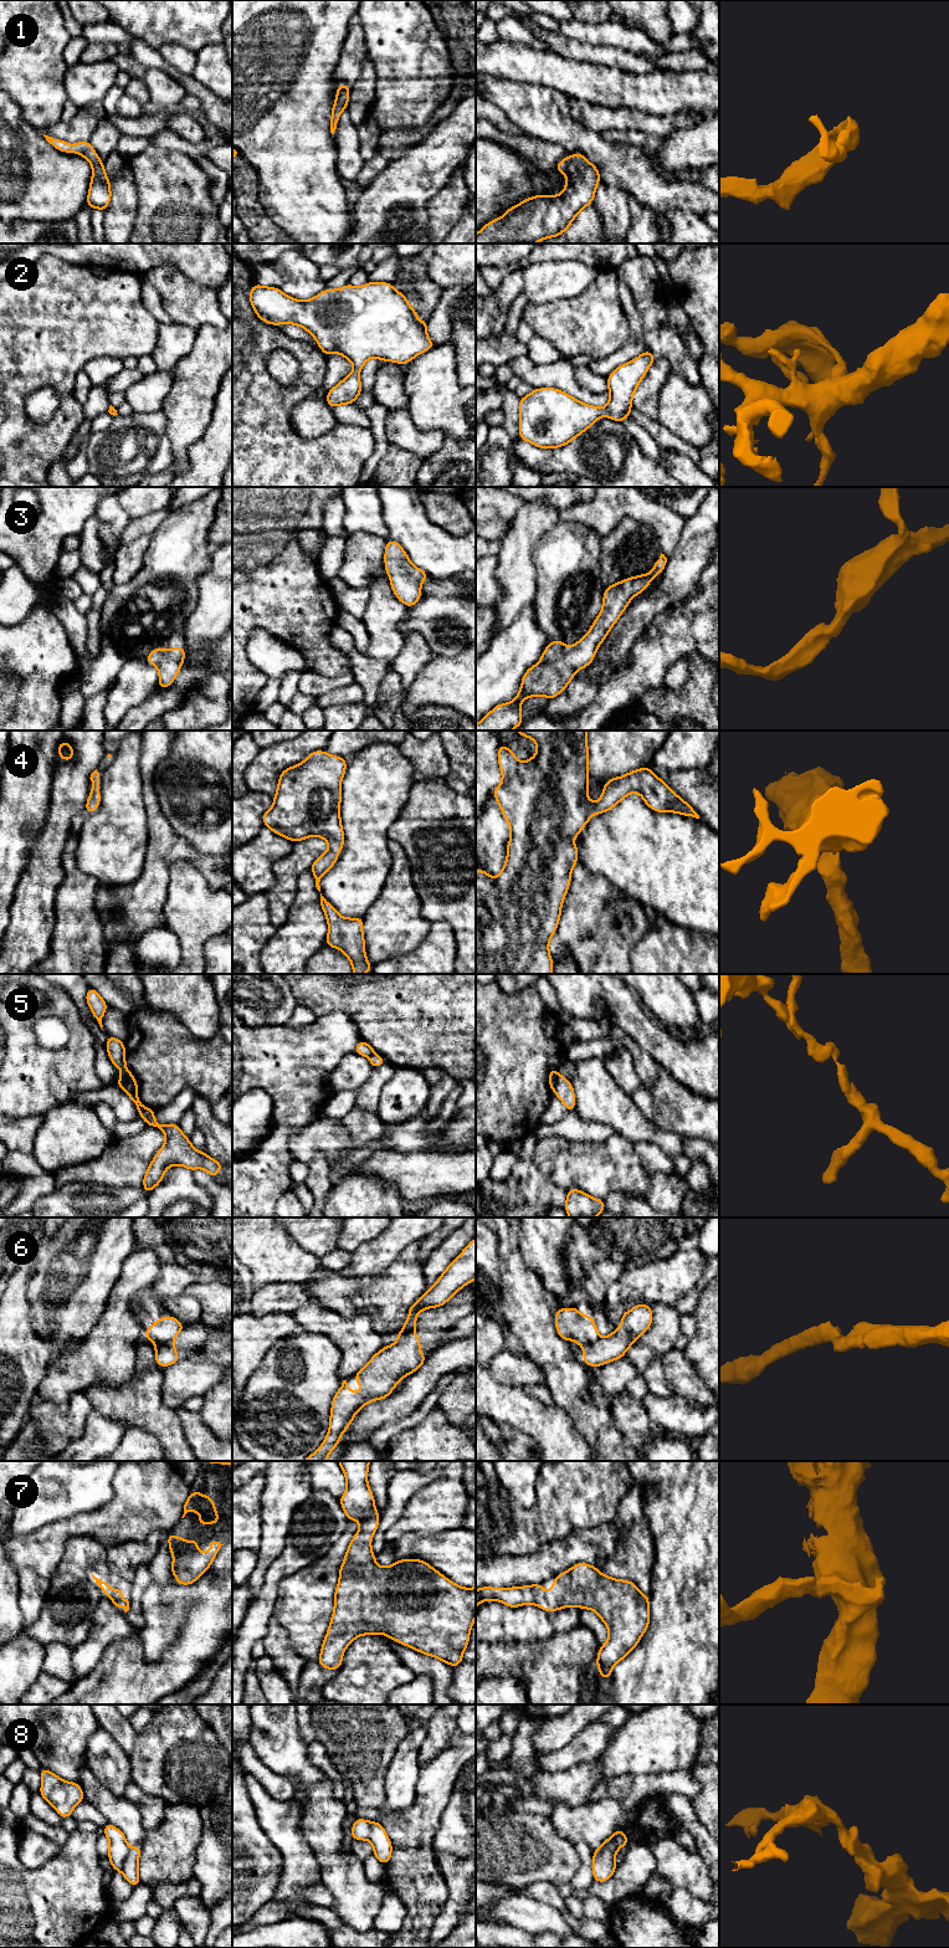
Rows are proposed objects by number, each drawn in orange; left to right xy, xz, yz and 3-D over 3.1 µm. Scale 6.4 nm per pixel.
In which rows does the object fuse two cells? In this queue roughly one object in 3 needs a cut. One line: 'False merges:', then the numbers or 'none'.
False merges: 5, 6, 8

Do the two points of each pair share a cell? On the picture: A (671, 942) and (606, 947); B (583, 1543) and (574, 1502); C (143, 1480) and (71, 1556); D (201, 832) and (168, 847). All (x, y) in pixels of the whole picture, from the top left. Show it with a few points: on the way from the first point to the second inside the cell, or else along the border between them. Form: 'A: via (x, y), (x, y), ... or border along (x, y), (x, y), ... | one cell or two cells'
A: border along (653, 921), (653, 924), (632, 948), (630, 960) | two cells
B: border along (608, 1522), (593, 1528), (572, 1529), (553, 1541) | two cells
C: border along (106, 1547), (92, 1537), (73, 1536), (63, 1551) | two cells
D: border along (167, 818), (170, 826), (198, 852), (211, 854) | two cells

